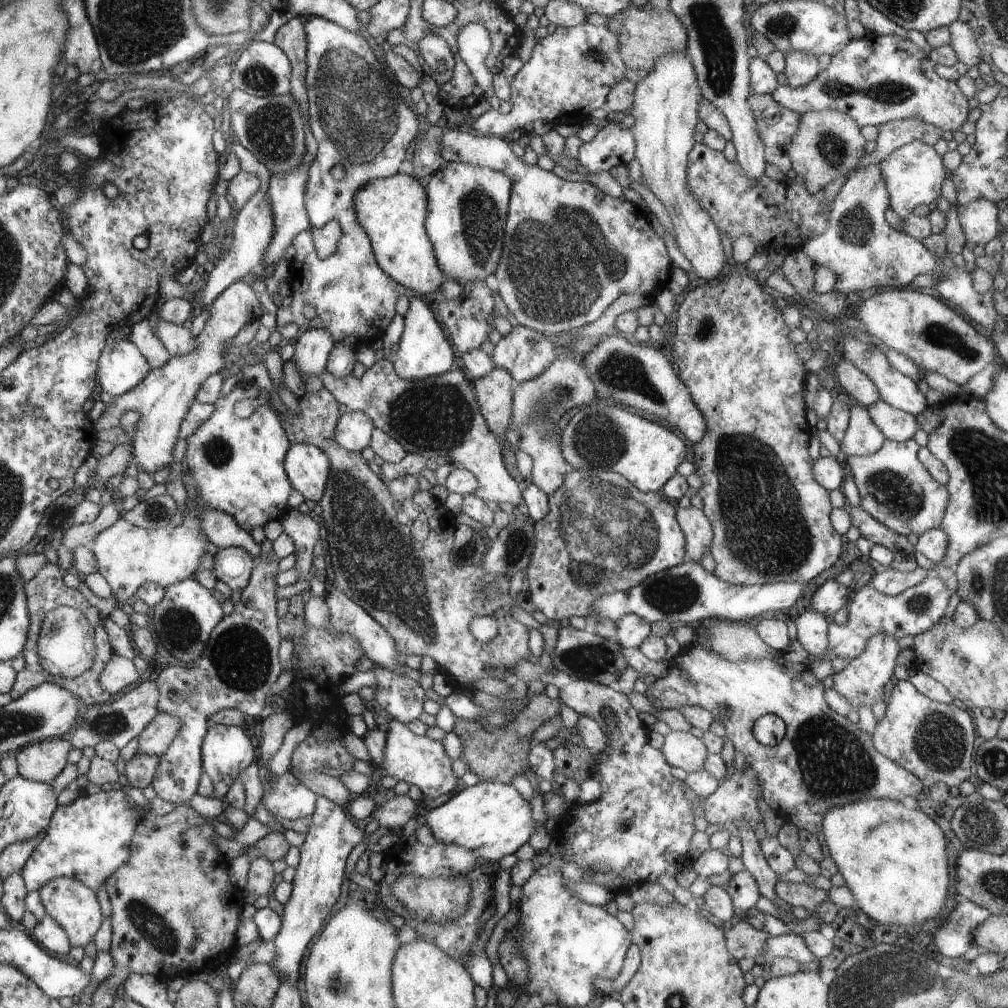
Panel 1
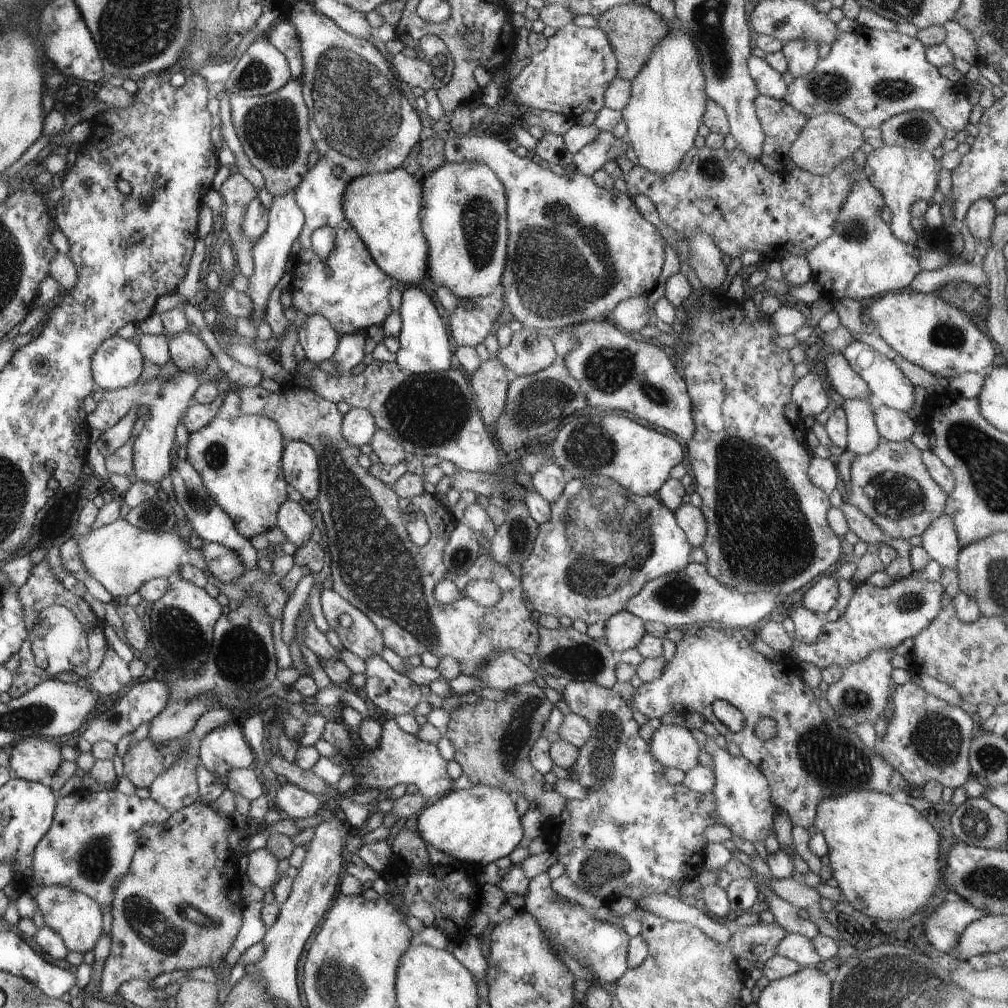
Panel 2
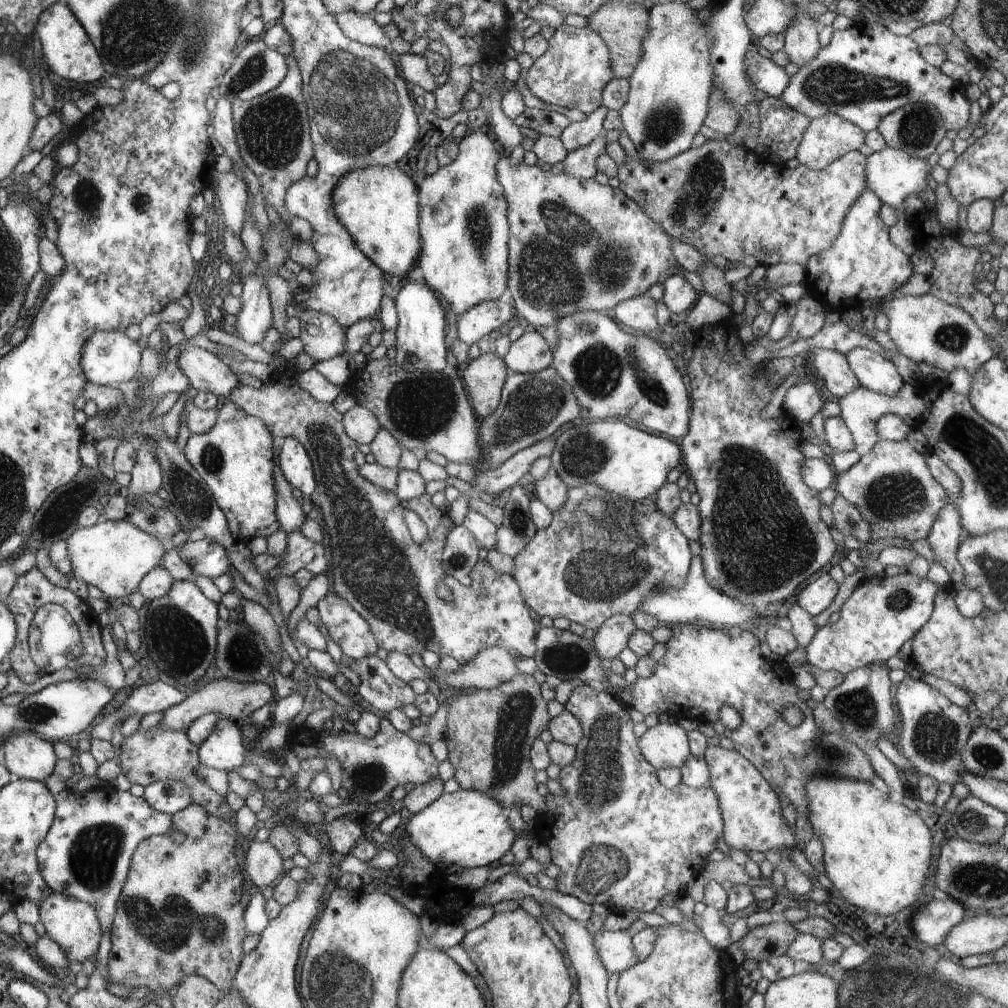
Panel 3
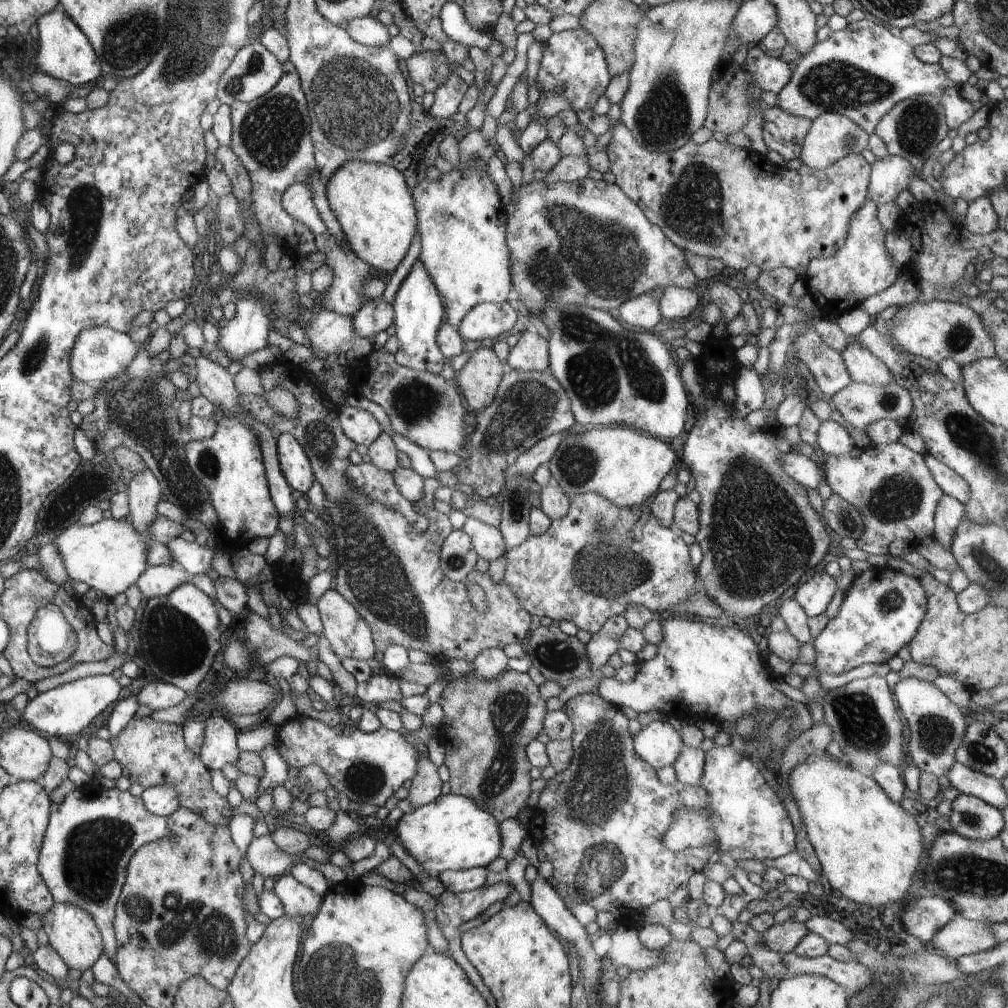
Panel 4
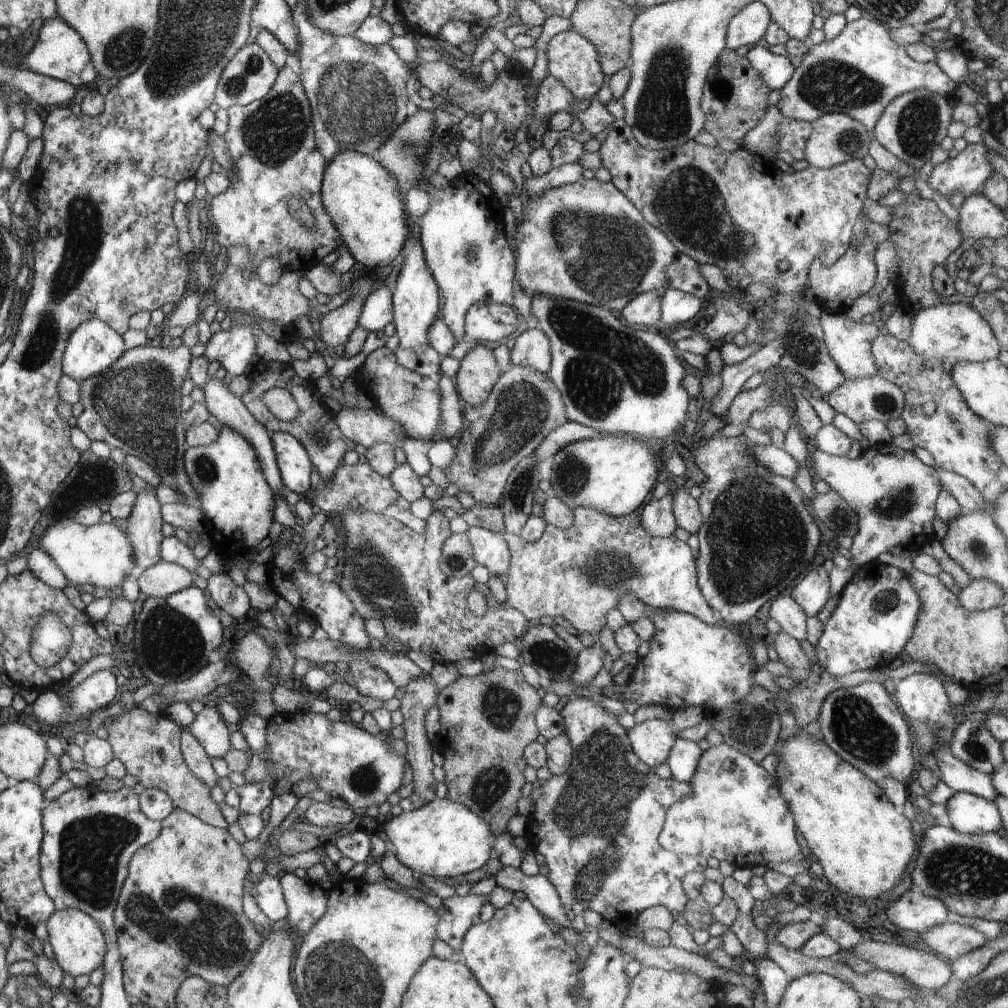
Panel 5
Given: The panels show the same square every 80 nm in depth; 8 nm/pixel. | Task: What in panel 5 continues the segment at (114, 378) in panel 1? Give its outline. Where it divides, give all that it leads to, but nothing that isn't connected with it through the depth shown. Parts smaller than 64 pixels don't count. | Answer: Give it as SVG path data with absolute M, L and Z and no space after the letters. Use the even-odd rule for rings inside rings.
M90 320L73 333L65 350L62 368L65 369L65 375L69 378L84 382L90 380L90 376L98 376L98 374L110 370L128 351L129 346L126 345L122 334L102 320Z

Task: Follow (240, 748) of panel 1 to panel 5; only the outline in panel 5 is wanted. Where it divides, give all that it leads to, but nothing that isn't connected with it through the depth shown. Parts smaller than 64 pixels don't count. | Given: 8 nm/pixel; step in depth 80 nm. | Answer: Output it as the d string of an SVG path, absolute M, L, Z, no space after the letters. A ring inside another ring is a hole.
M205 705L196 714L196 722L192 722L189 728L211 759L222 759L232 752L228 726L222 720L222 716L216 712L215 706Z

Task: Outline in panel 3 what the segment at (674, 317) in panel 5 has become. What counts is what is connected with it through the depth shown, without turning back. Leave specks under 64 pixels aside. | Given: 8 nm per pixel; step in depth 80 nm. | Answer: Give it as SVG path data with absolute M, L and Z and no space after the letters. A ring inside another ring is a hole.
M672 275L663 283L664 293L661 298L666 308L676 316L681 312L686 312L692 308L692 304L696 302L698 294L690 283L680 275Z

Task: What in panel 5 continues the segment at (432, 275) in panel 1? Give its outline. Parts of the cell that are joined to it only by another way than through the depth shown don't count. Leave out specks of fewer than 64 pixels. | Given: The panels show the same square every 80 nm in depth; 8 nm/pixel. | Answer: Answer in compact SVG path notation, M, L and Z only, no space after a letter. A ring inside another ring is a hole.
M338 152L338 156L336 156L332 162L328 162L328 165L326 166L325 184L322 187L322 200L325 201L325 208L329 210L330 217L334 220L337 233L342 236L341 239L344 241L346 248L348 248L350 254L354 256L355 261L358 261L359 264L366 266L366 269L391 266L391 262L405 251L406 243L409 242L411 230L410 218L408 218L408 214L406 214L406 218L404 218L404 202L402 202L404 194L402 194L401 182L398 181L398 178L394 176L389 169L386 169L384 165L381 165L380 162L376 161L373 157L363 155L358 152Z

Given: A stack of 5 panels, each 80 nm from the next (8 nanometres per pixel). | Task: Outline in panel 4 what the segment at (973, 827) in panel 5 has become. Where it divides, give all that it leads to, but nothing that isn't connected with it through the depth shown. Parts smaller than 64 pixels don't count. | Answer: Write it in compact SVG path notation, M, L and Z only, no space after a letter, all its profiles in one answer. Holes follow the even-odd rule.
M966 794L952 801L949 820L958 835L980 842L996 838L1005 824L1001 810Z

